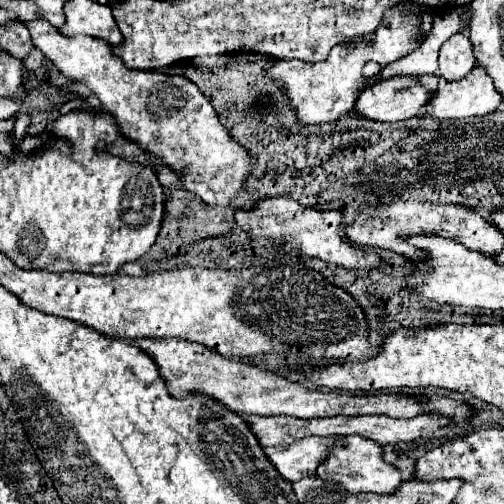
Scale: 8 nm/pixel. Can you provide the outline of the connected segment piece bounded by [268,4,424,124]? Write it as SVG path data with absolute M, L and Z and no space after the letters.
M410 4L392 6L384 14L380 26L368 38L356 38L348 46L336 46L324 62L302 62L302 60L276 60L268 68L268 74L276 84L282 84L284 92L290 96L296 110L296 118L304 124L322 124L334 122L340 116L352 112L356 98L370 86L370 78L364 76L364 64L374 60L380 64L380 70L390 62L396 62L422 44L420 34L420 12Z

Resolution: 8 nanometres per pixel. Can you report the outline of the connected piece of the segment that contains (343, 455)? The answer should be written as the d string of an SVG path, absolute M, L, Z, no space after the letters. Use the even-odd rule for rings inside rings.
M358 434L342 436L340 442L336 442L336 446L332 446L332 450L324 458L324 462L320 462L320 466L318 466L318 476L340 482L352 494L358 494L358 492L392 494L396 490L396 484L400 482L398 480L400 472L382 460L380 444L376 444L364 436L358 436Z

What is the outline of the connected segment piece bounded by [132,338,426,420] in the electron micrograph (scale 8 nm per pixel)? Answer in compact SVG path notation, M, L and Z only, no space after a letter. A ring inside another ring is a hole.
M156 338L132 342L150 358L154 358L160 376L166 382L172 398L186 398L188 394L204 394L236 414L260 414L260 416L294 416L294 418L326 418L326 416L366 416L384 414L390 418L412 418L426 412L426 404L412 396L396 394L370 394L370 396L350 396L340 392L310 392L302 384L280 378L272 372L260 370L250 364L234 362L222 358L218 352L208 350L196 342L176 340L176 338Z

